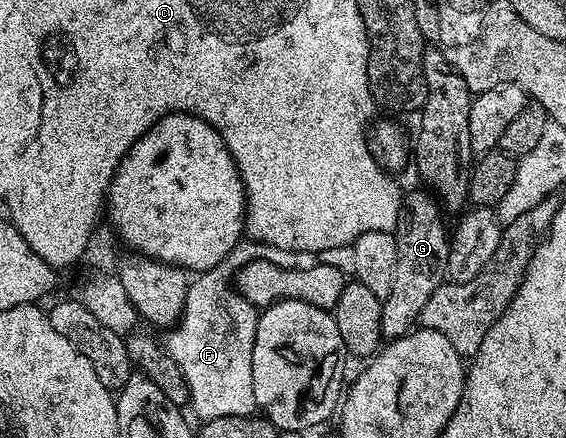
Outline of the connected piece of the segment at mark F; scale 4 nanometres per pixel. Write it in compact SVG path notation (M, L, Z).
M247 238L217 266L200 272L192 279L189 294L178 324L166 333L168 356L177 362L183 380L187 383L189 408L199 415L200 421L230 416L250 416L256 411L253 398L253 342L257 334L260 309L250 304L233 281L235 275L249 262L268 260L273 266L298 268L300 253L281 250Z

